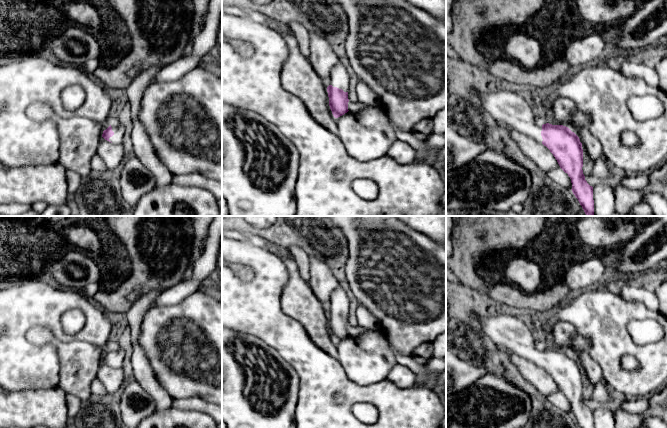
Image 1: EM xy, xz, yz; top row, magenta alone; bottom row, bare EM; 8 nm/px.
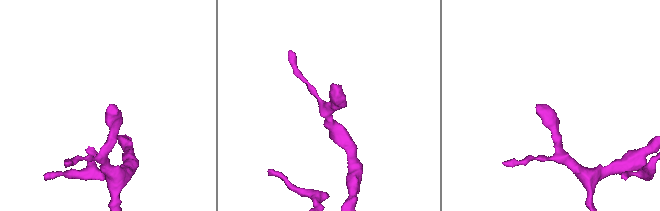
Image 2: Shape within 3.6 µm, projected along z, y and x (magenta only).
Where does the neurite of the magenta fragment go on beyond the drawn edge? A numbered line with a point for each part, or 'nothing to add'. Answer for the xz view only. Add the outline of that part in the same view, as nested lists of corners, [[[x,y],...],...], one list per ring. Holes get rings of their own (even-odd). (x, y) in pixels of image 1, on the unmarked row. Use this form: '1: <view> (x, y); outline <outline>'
1: xz (339, 302); outline [[[338,286],[331,296],[330,309],[342,313],[344,316],[348,315],[350,308],[350,302],[346,289],[342,286]]]

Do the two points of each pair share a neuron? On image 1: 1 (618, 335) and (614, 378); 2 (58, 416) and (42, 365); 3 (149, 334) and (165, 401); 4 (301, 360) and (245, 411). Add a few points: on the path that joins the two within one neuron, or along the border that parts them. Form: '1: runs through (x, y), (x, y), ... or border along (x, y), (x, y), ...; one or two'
1: runs through (614, 346), (614, 367); one
2: border along (57, 386), (26, 390); two
3: border along (150, 364), (159, 383), (173, 399); two
4: border along (277, 351), (296, 372), (299, 378), (299, 391); two

